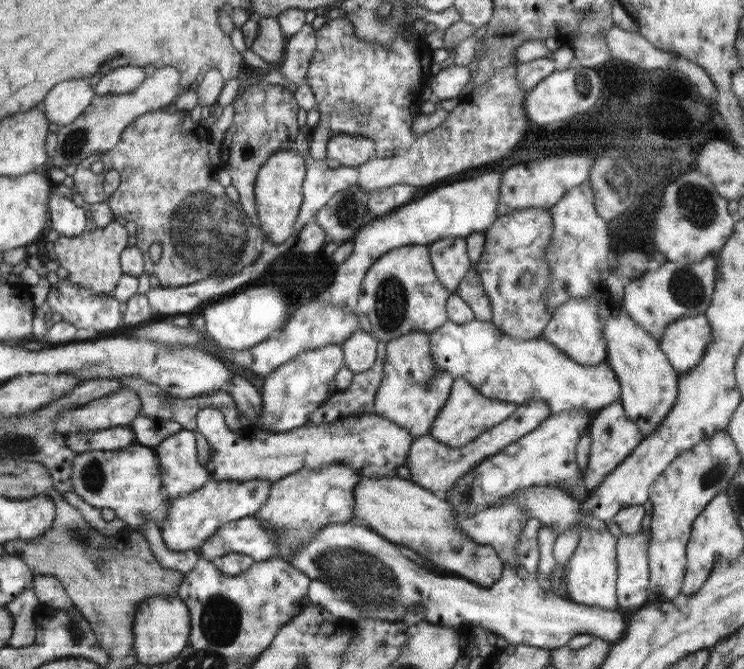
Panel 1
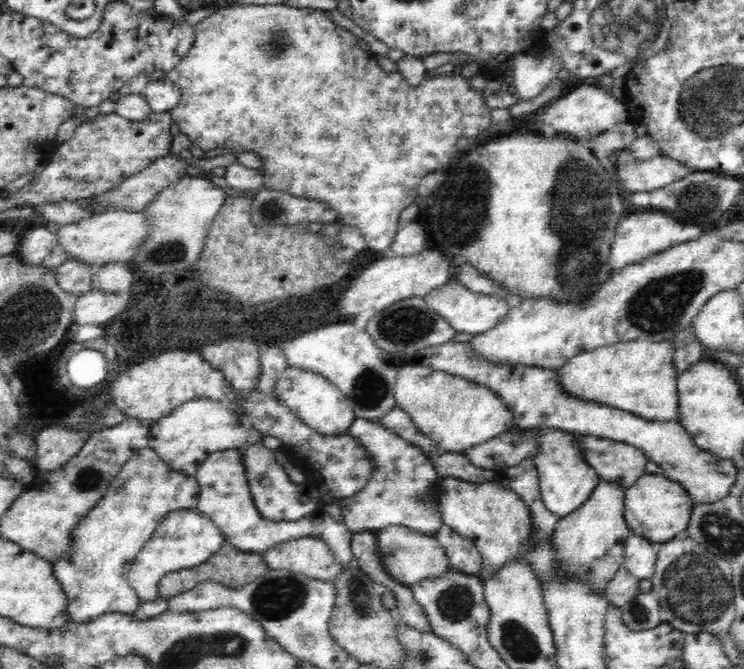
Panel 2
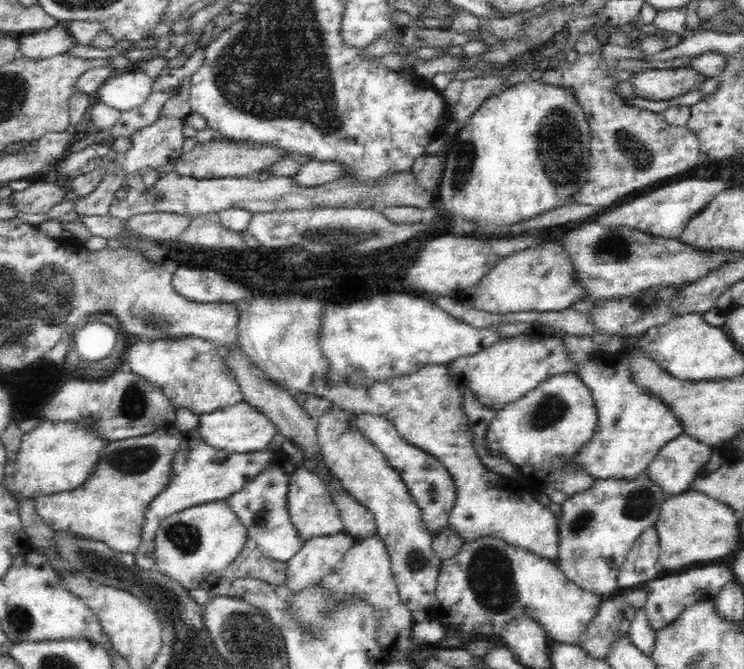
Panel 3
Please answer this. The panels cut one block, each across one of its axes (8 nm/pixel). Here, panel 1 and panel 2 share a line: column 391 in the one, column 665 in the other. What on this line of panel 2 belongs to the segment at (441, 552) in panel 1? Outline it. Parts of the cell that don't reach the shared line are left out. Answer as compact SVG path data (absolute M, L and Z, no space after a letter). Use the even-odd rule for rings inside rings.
M646 474L626 488L624 520L634 536L642 536L650 544L668 544L680 532L686 532L690 528L690 514L694 504L696 502L690 500L680 482L670 480L664 474Z

